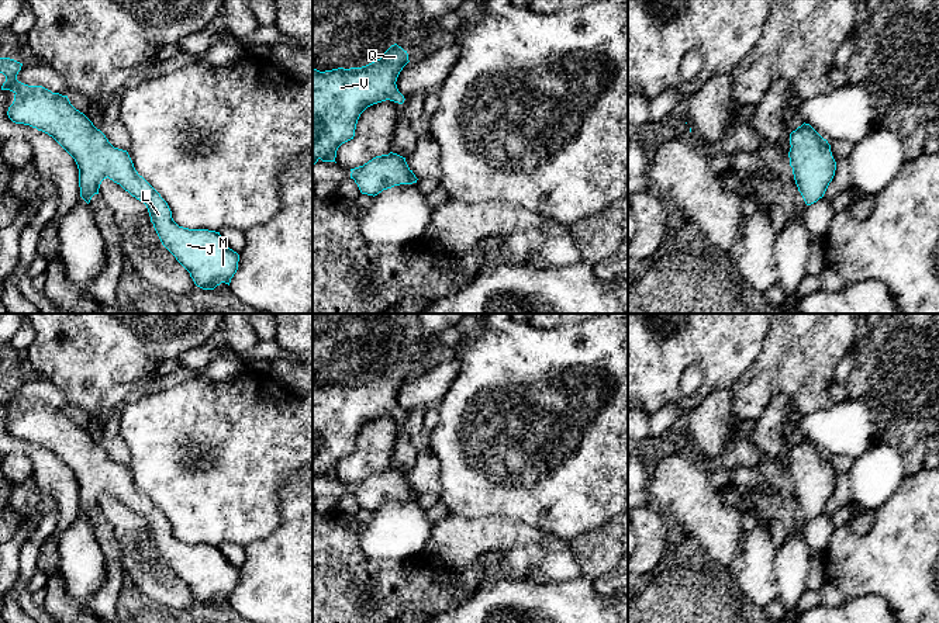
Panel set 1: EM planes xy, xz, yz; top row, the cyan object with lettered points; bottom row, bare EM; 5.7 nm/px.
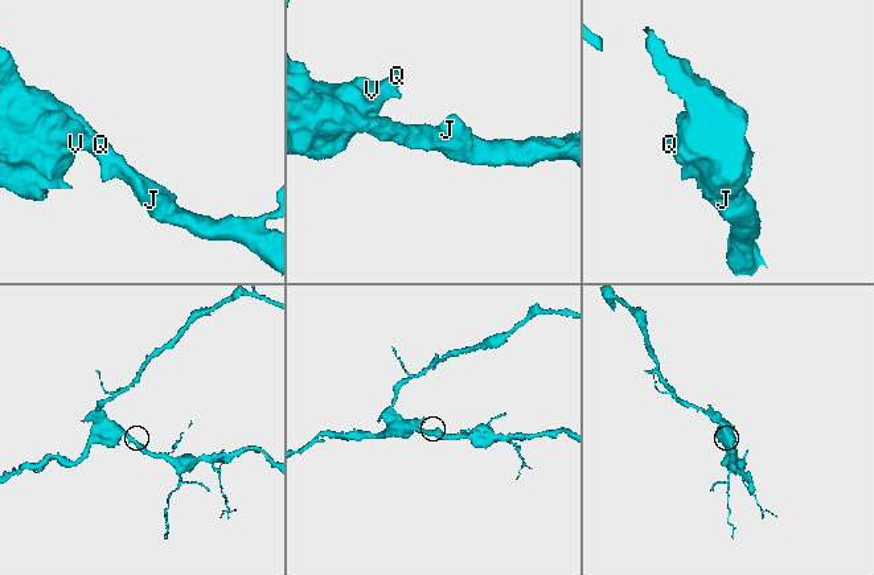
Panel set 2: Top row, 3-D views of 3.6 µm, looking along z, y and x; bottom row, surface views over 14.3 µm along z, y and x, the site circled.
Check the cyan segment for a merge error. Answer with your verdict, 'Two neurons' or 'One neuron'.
One neuron

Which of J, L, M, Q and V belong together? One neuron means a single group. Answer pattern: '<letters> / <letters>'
J L M Q V

